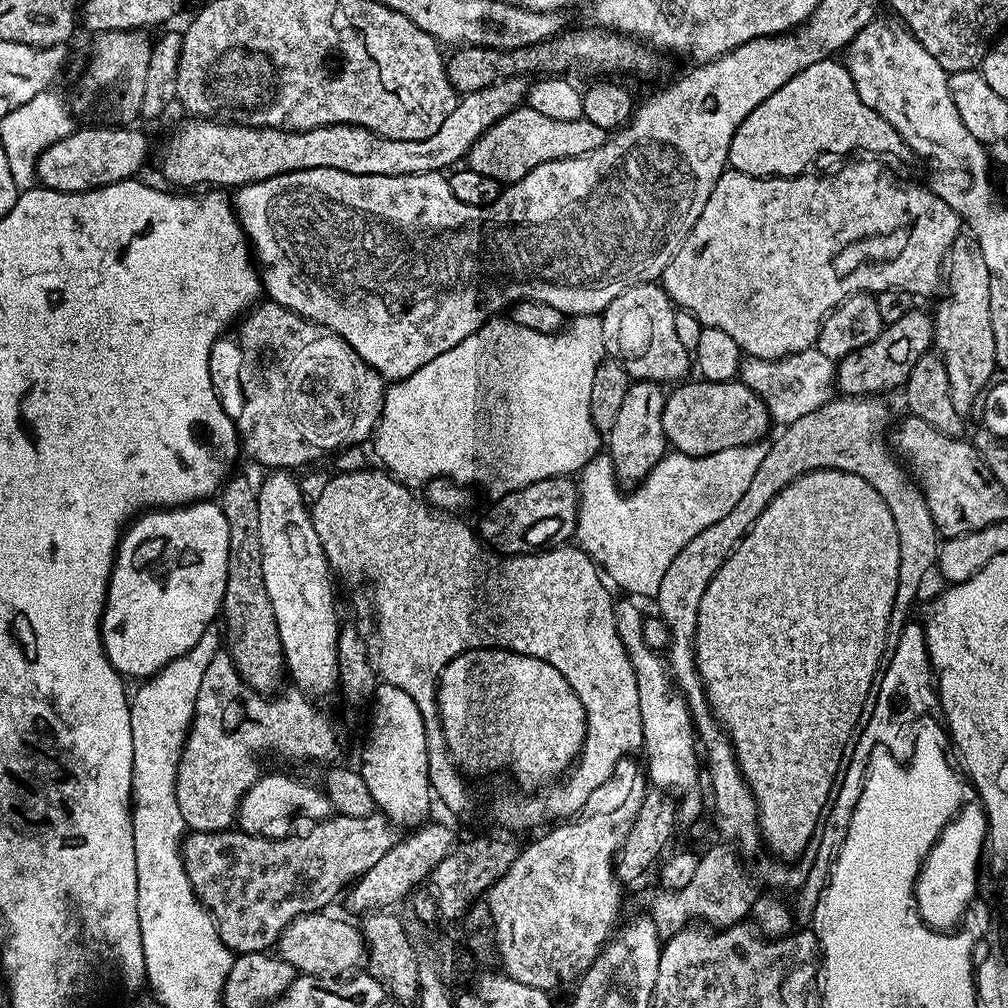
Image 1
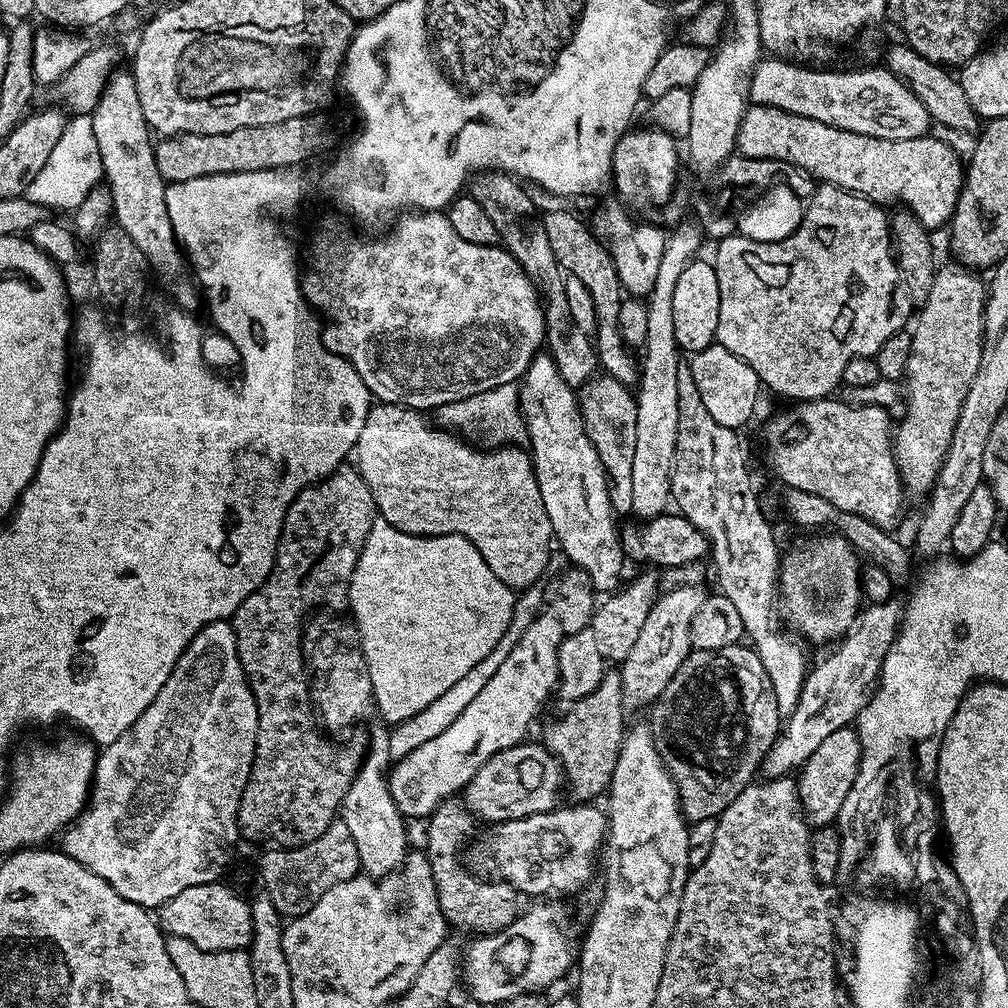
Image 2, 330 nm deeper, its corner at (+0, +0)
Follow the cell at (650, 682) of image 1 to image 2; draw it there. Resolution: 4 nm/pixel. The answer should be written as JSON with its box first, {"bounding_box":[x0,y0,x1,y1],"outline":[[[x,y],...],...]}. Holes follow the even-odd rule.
{"bounding_box":[518,354,626,594],"outline":[[[538,354],[533,358],[530,362],[530,366],[525,370],[522,379],[519,381],[518,391],[520,394],[520,414],[523,416],[526,425],[526,444],[530,449],[530,455],[532,457],[532,469],[536,475],[540,493],[542,494],[542,506],[546,506],[546,518],[550,518],[550,526],[552,527],[555,543],[558,545],[558,548],[560,544],[561,550],[568,555],[569,561],[567,563],[571,565],[571,567],[578,568],[588,575],[597,593],[611,594],[621,587],[622,579],[620,580],[620,575],[624,572],[626,557],[624,547],[620,541],[620,528],[618,527],[618,523],[616,524],[617,517],[612,511],[612,499],[608,493],[608,475],[605,474],[602,462],[598,458],[598,450],[594,450],[594,446],[586,434],[586,426],[584,425],[582,414],[580,413],[580,402],[577,393],[574,391],[573,385],[564,381],[562,374],[558,370],[558,366],[553,362],[552,357],[547,354]]]}

